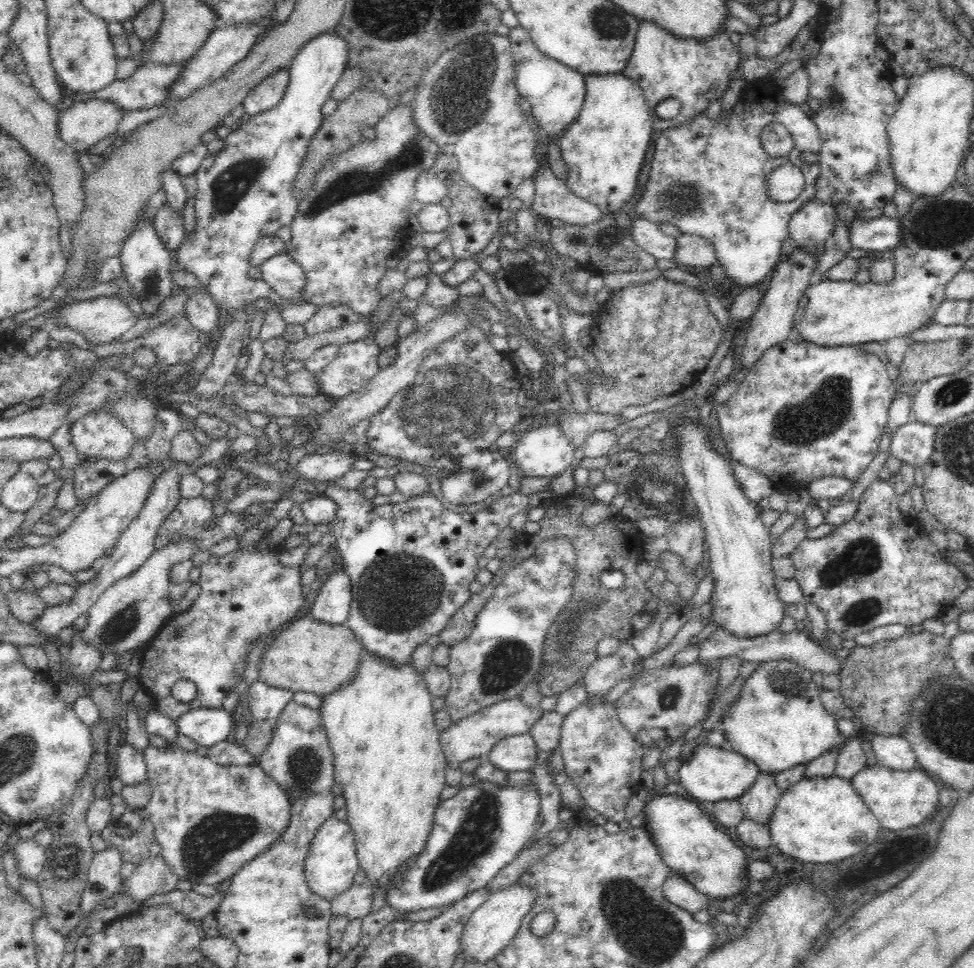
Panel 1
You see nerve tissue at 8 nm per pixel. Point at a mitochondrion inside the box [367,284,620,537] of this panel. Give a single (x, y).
(454, 412)

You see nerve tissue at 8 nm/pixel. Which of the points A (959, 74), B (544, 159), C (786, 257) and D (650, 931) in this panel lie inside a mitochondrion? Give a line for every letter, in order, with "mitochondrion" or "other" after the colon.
A: other
B: other
C: other
D: mitochondrion

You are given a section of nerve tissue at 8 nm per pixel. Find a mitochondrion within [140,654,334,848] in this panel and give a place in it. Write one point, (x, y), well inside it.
(304, 764)

